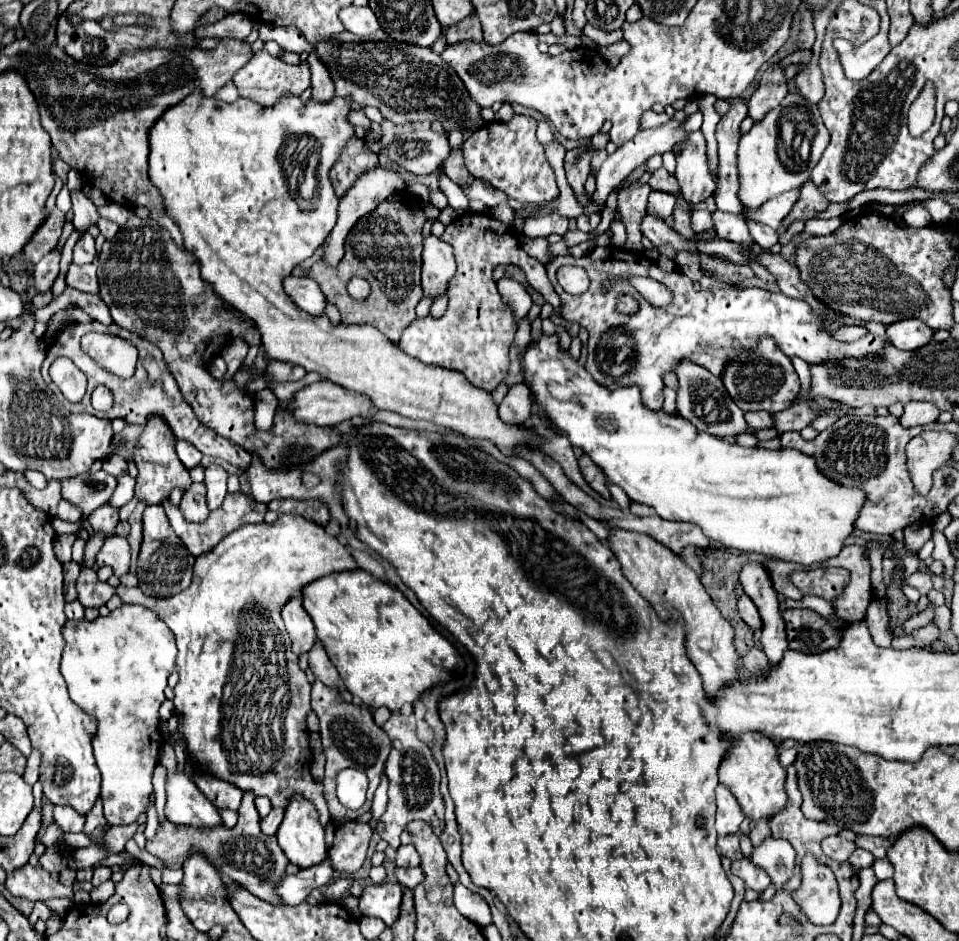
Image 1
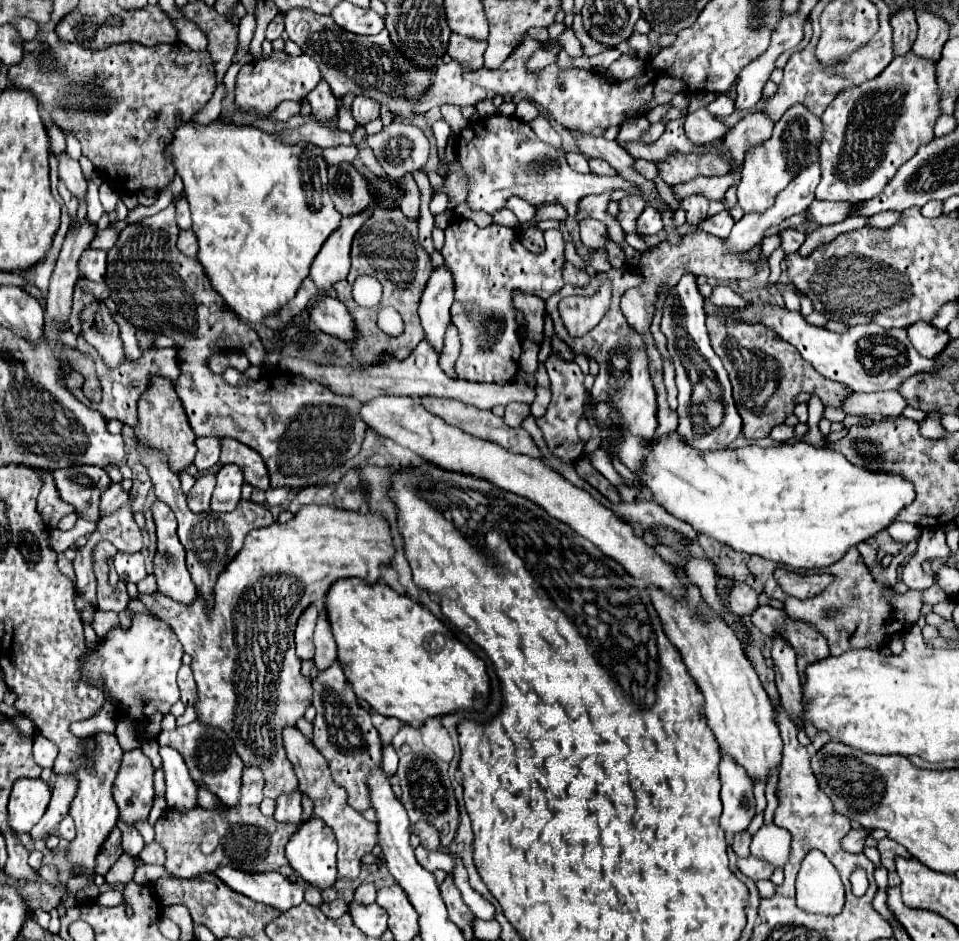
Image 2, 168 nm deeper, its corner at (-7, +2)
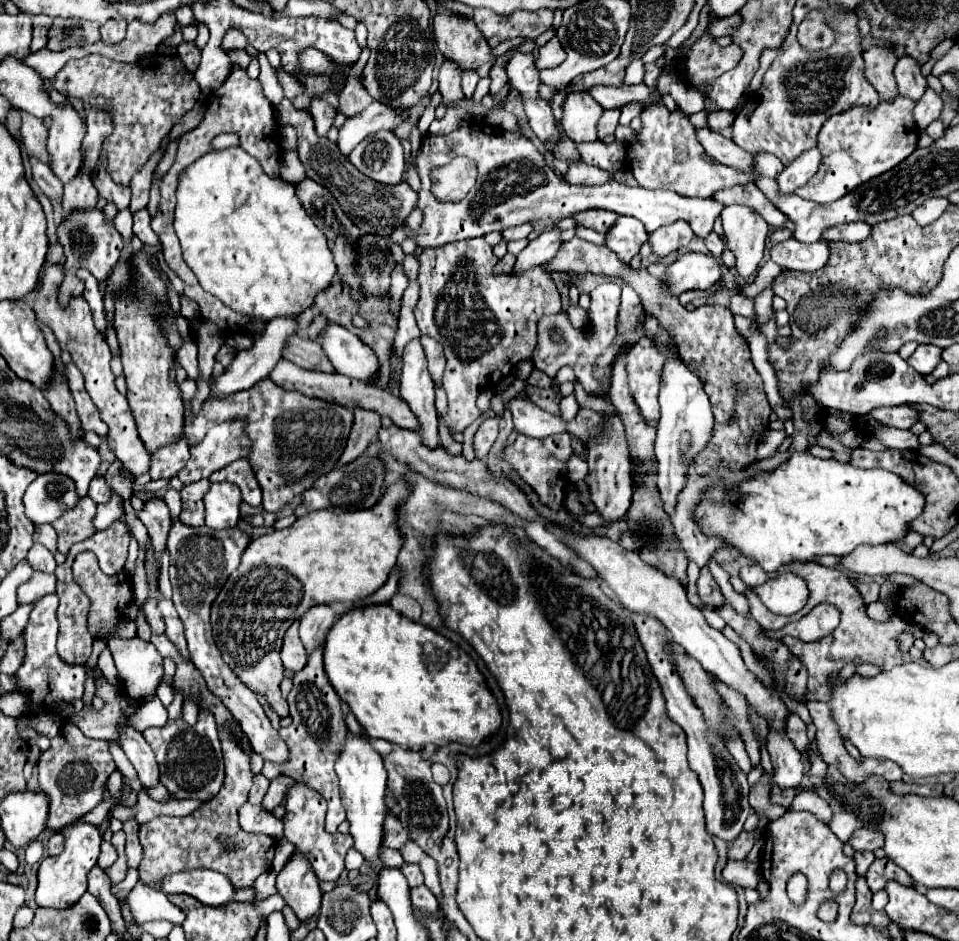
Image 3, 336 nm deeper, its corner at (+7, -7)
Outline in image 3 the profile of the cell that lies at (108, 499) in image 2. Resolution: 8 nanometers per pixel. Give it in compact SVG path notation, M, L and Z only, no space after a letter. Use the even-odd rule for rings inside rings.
M96 475L96 477L92 479L92 483L90 483L88 495L90 495L96 503L106 503L106 501L110 499L110 495L112 495L112 489L108 487L108 483L106 483L106 479L104 479L102 475Z

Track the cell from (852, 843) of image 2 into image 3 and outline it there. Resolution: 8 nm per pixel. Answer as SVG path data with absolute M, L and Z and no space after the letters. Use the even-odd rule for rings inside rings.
M856 829L852 833L852 837L848 839L848 843L856 849L856 851L874 851L874 849L880 849L884 845L884 835L880 835L878 829Z

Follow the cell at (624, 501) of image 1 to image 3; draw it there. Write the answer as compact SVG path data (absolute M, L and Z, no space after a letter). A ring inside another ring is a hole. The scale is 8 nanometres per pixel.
M572 455L572 457L568 459L568 477L570 477L570 481L572 481L572 483L582 481L586 473L588 473L586 461L584 461L582 457L578 457L578 455Z

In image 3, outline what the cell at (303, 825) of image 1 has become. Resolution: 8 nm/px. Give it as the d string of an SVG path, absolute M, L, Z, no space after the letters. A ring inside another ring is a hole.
M294 853L288 865L278 873L276 889L300 921L308 921L320 909L322 891L310 863L302 857L302 853Z

